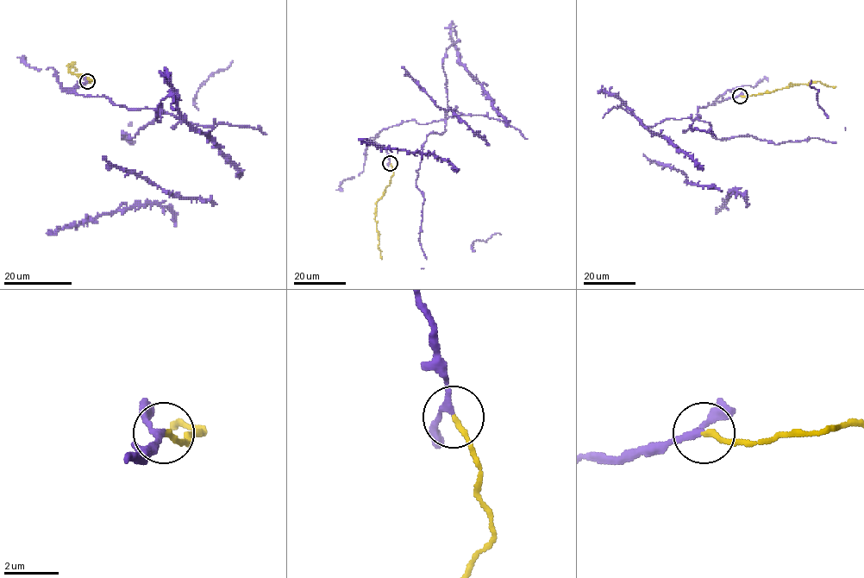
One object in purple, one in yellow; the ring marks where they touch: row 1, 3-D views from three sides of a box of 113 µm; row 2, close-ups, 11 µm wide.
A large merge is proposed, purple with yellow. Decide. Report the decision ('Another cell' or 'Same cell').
Same cell

